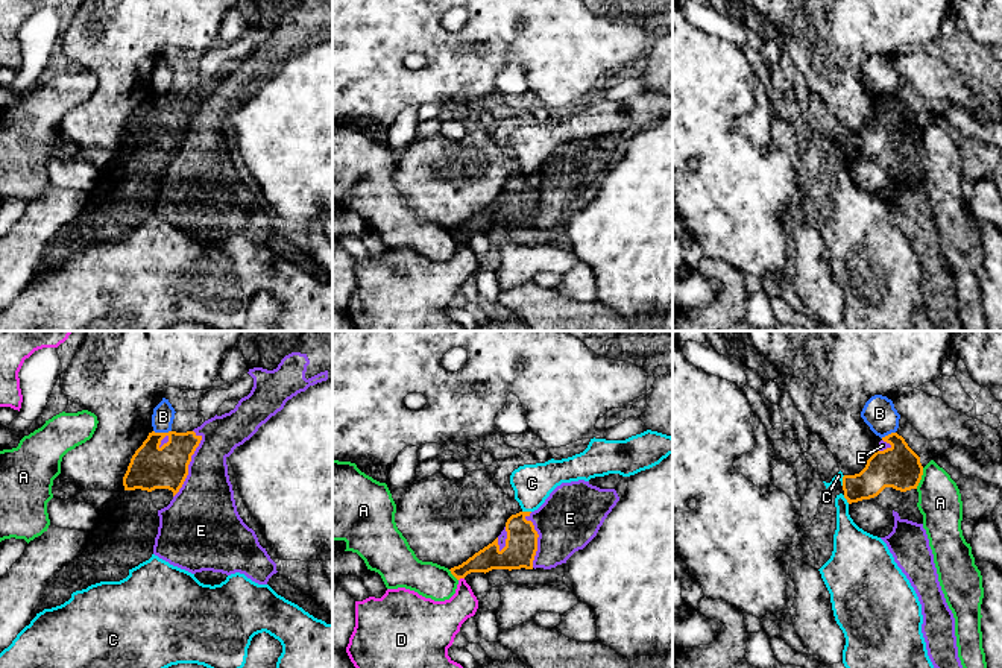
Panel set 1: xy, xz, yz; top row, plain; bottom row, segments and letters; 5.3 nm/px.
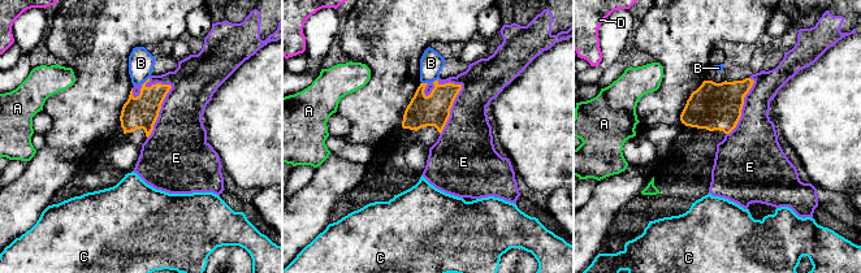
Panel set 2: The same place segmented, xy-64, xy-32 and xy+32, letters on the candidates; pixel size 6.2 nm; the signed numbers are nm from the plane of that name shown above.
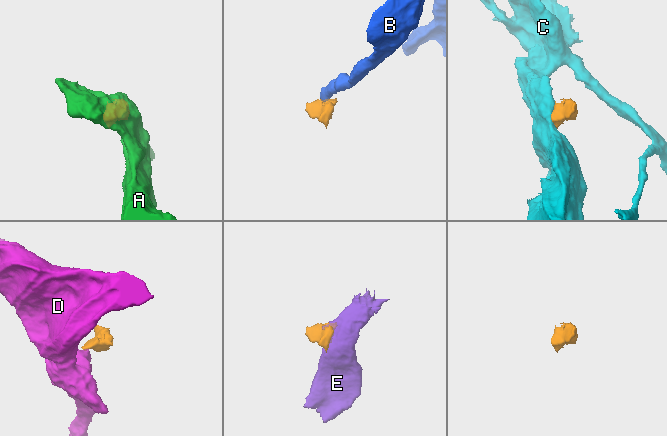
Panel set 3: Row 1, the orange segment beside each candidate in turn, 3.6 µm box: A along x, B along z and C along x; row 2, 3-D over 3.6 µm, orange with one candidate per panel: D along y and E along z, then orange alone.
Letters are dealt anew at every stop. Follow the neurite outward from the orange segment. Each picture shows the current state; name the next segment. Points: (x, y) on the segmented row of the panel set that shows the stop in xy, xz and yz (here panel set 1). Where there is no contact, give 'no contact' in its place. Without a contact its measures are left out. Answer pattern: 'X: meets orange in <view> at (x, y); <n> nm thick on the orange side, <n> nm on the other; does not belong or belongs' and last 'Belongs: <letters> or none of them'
A: meets orange in yz at (920, 478); 220 nm thick on the orange side, 220 nm on the other; does not belong
B: meets orange in xy at (163, 433); 220 nm thick on the orange side, 120 nm on the other; does not belong
C: meets orange in xz at (527, 512); 170 nm thick on the orange side, 200 nm on the other; does not belong
D: meets orange in xz at (460, 577); 120 nm thick on the orange side, 200 nm on the other; does not belong
E: meets orange in xy at (189, 463); 220 nm thick on the orange side, 320 nm on the other; belongs
Belongs: E

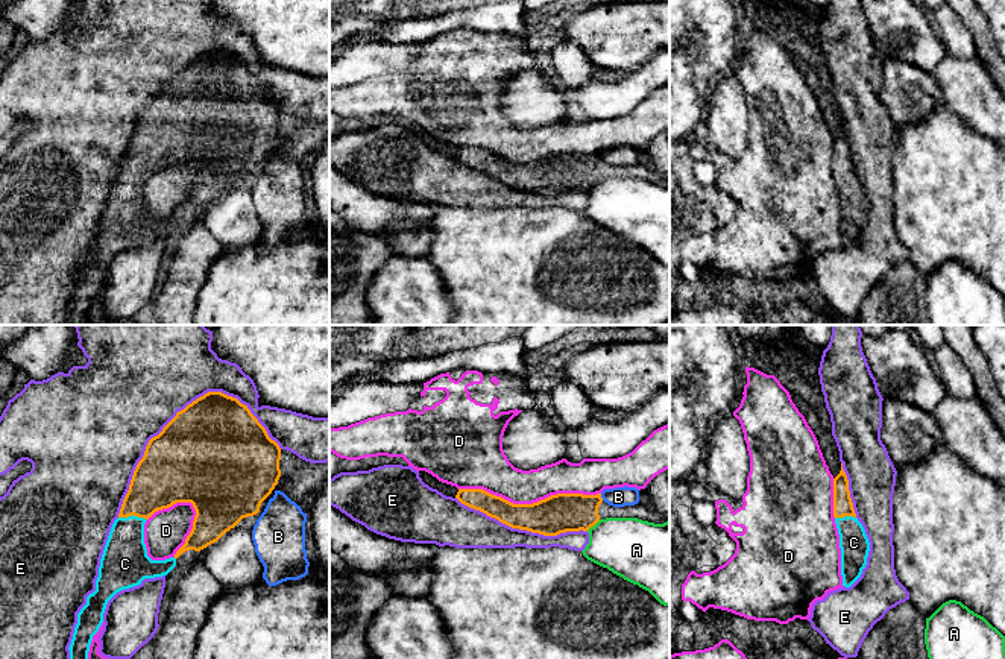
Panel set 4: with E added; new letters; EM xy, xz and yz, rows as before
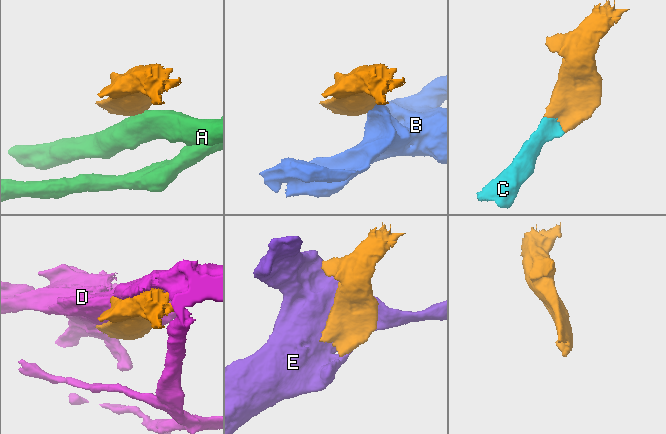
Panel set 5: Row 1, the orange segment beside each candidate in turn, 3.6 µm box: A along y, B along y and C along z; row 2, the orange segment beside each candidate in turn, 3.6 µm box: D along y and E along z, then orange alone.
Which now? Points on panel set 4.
A: meets orange in xz at (592, 526); 200 nm thick on the orange side, 320 nm on the other; does not belong
B: meets orange in xz at (600, 497); 200 nm thick on the orange side, 110 nm on the other; does not belong
C: meets orange in xy at (132, 513); 300 nm thick on the orange side, 240 nm on the other; belongs
D: meets orange in xz at (530, 504); 200 nm thick on the orange side, 200 nm on the other; does not belong
E: meets orange in xy at (181, 410); 500 nm thick on the orange side, 500 nm on the other; does not belong
Belongs: C

